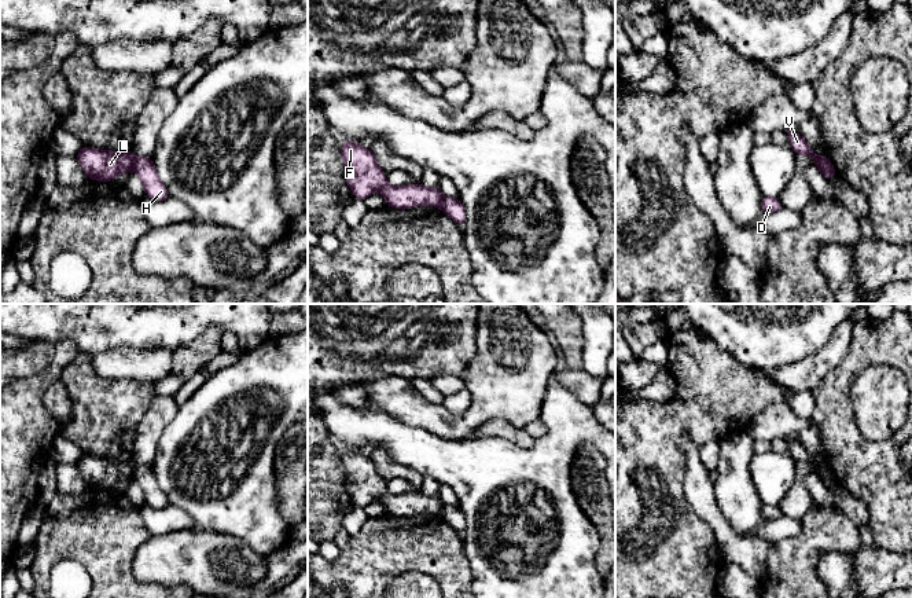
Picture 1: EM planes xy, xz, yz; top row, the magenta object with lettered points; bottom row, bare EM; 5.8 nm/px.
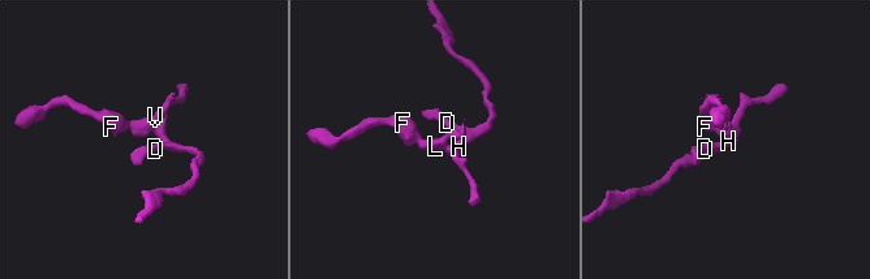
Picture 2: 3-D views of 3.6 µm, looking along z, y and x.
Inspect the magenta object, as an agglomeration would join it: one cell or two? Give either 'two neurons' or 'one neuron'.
two neurons

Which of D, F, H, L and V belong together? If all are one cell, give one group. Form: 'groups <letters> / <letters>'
groups D H / F L V

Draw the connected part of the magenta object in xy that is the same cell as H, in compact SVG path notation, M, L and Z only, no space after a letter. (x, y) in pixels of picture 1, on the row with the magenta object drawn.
M136 155L132 170L140 177L150 199L161 202L169 197L168 188L159 180L152 158Z

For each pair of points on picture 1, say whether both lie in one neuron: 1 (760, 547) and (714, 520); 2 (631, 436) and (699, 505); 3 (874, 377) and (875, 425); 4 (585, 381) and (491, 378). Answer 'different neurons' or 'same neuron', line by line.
1: same neuron
2: different neurons
3: same neuron
4: different neurons

